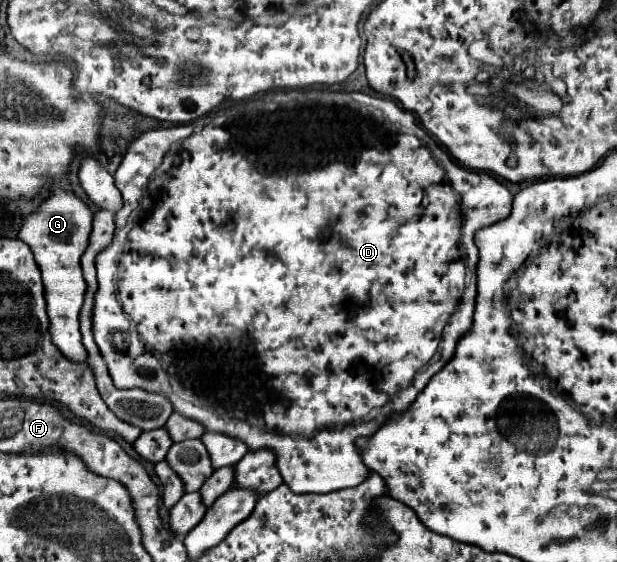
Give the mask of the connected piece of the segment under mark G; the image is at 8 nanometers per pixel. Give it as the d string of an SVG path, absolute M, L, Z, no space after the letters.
M52 188L52 194L40 204L32 214L22 216L18 238L30 246L36 264L42 272L44 294L50 316L50 336L52 344L72 362L86 362L84 346L80 344L80 304L84 302L86 282L80 270L80 256L88 246L88 236L92 232L92 212L74 192Z

